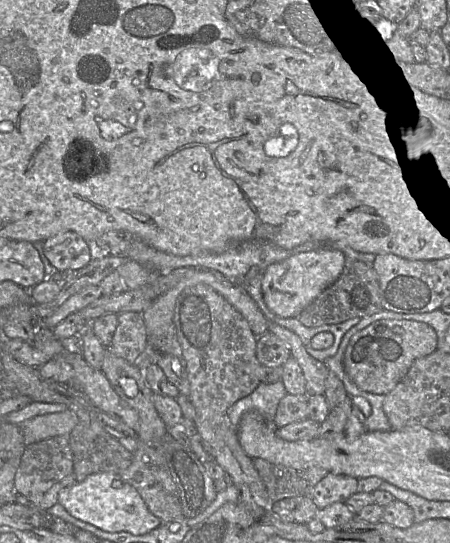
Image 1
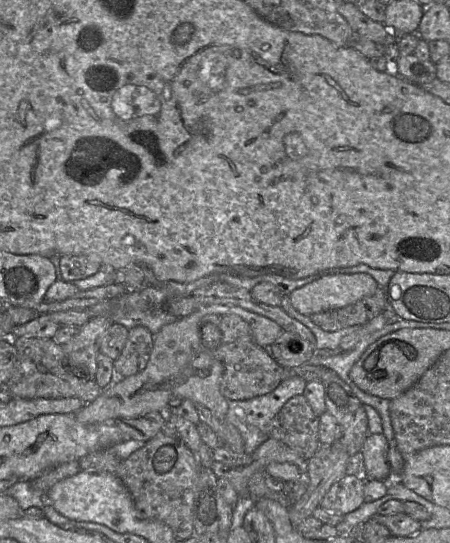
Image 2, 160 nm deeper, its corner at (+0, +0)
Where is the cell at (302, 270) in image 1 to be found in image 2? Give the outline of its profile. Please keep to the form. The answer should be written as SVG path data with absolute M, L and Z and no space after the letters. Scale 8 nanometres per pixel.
M326 273L295 289L288 299L299 313L311 316L354 304L373 295L378 287L367 273Z

